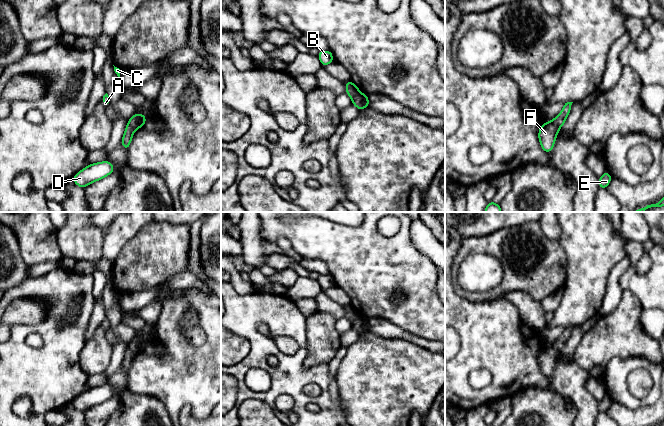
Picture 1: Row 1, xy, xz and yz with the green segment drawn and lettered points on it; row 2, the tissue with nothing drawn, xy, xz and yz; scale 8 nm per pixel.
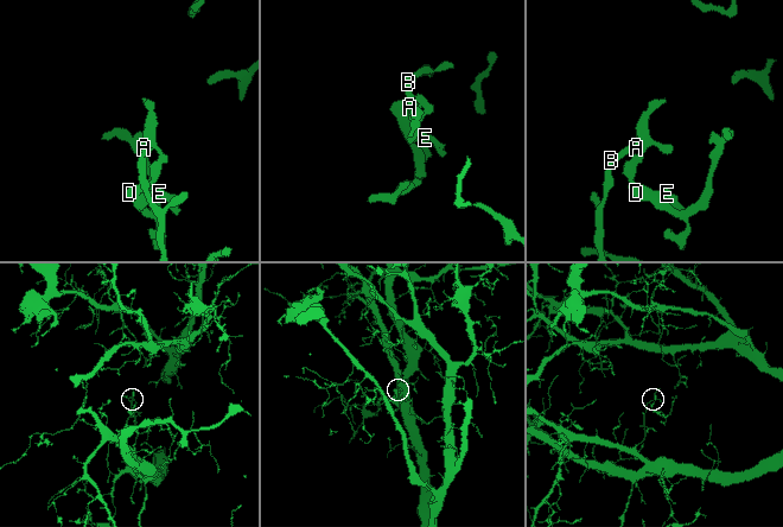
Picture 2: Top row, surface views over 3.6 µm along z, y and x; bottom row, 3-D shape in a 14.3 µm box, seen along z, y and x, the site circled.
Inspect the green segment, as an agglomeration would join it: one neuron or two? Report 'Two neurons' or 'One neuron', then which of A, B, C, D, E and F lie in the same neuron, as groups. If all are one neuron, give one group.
Two neurons. Groups: A B C / D E F

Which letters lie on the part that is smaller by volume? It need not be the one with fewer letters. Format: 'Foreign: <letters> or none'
Foreign: D, E, F

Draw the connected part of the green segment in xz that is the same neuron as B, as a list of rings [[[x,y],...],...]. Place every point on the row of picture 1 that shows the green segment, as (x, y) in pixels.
[[[327,50],[327,51],[319,51],[317,57],[319,58],[321,64],[322,64],[322,67],[330,64],[333,62],[333,54],[330,50]]]

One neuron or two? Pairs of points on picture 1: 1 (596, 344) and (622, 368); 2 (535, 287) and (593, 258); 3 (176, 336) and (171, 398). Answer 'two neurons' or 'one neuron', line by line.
1: two neurons
2: two neurons
3: one neuron

